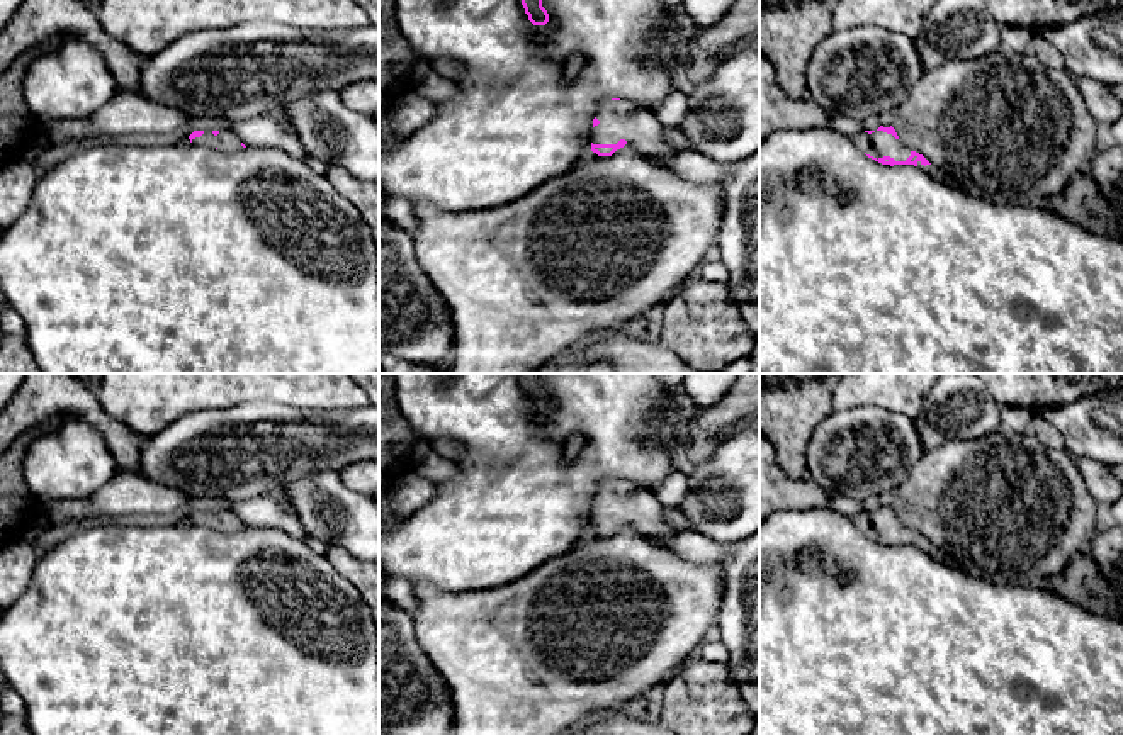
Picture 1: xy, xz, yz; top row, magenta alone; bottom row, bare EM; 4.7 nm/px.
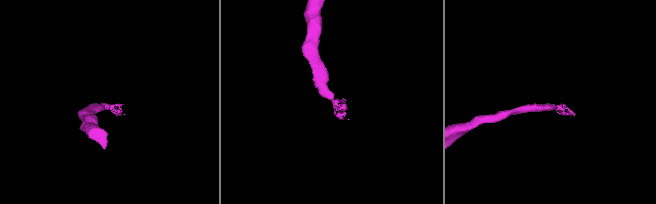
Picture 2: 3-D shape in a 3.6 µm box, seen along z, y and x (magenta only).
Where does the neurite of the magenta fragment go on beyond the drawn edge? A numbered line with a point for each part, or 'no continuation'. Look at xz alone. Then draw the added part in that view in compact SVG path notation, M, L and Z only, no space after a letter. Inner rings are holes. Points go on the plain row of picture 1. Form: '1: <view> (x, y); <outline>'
1: xz (619, 499); M607 479L600 485L596 499L600 504L593 508L593 525L617 525L620 519L625 519L634 533L642 535L661 547L668 547L664 538L676 531L676 528L666 521L664 508L657 497L644 487L637 487L627 480Z

